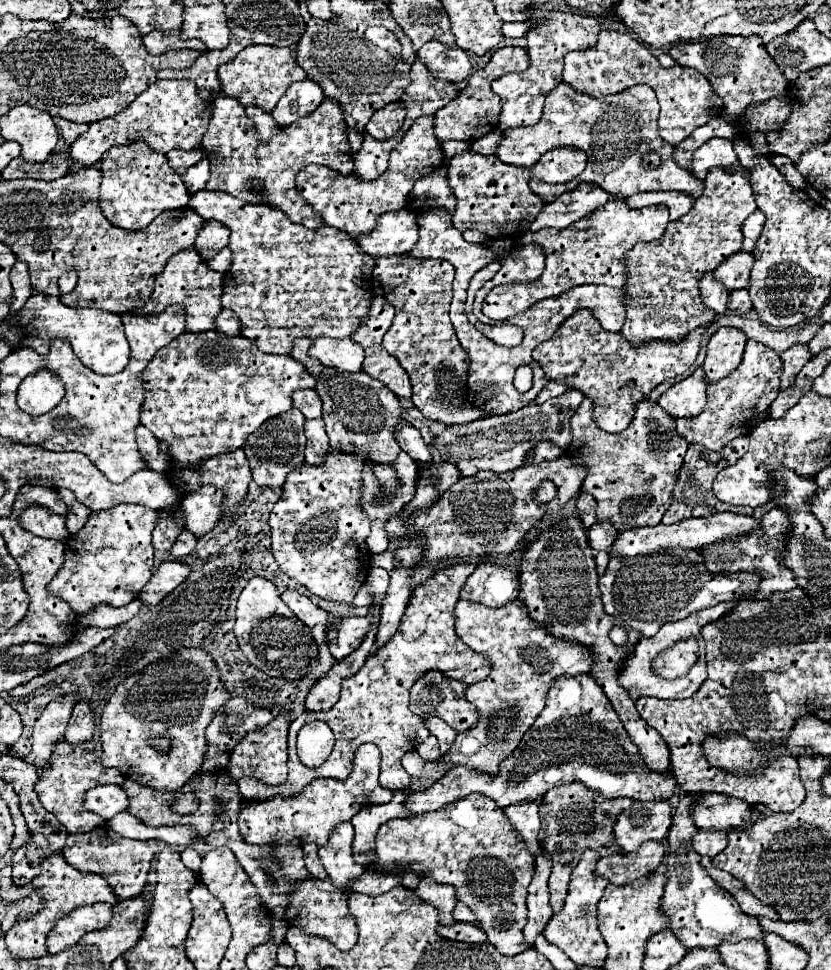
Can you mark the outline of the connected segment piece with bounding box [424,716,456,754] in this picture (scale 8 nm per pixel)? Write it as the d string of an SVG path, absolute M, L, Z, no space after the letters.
M438 716L424 718L424 724L426 724L426 728L428 728L436 738L438 738L442 754L446 754L446 752L450 750L452 742L454 742L454 738L456 738L456 732L454 732L454 730L452 730L444 720L440 720Z

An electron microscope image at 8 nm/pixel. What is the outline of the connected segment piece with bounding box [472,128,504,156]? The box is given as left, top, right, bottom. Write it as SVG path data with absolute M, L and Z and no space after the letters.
M496 128L494 132L490 132L490 134L474 140L472 142L472 150L478 152L478 154L486 154L486 156L494 154L496 148L498 148L498 144L502 142L502 138L504 138L504 132L500 128Z

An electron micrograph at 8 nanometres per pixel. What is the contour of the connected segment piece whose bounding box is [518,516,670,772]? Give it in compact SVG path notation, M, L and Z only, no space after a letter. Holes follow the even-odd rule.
M574 516L560 524L556 524L550 530L544 530L540 538L536 538L528 550L522 556L522 570L520 570L520 602L524 602L530 618L538 624L546 624L546 632L556 636L558 640L570 640L578 642L584 648L588 648L594 656L592 670L588 676L596 680L596 684L604 690L610 704L618 712L626 732L630 734L632 742L638 744L640 754L650 770L664 772L670 768L670 752L662 736L650 728L642 716L636 710L634 698L628 690L624 690L618 682L622 674L622 664L628 660L628 650L634 650L634 644L640 640L640 632L632 630L628 624L624 624L620 618L614 618L604 612L598 592L598 574L594 564L592 548L588 546L588 536L582 530L582 522ZM612 624L620 624L628 632L628 650L616 648L610 638L608 630Z

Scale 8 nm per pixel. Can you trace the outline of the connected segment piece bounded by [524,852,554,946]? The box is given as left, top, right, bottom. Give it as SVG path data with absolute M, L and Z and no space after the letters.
M542 852L538 856L538 864L528 886L528 922L524 926L524 938L532 946L536 936L542 934L542 928L552 918L550 908L550 892L548 892L548 876L550 876L550 858Z

